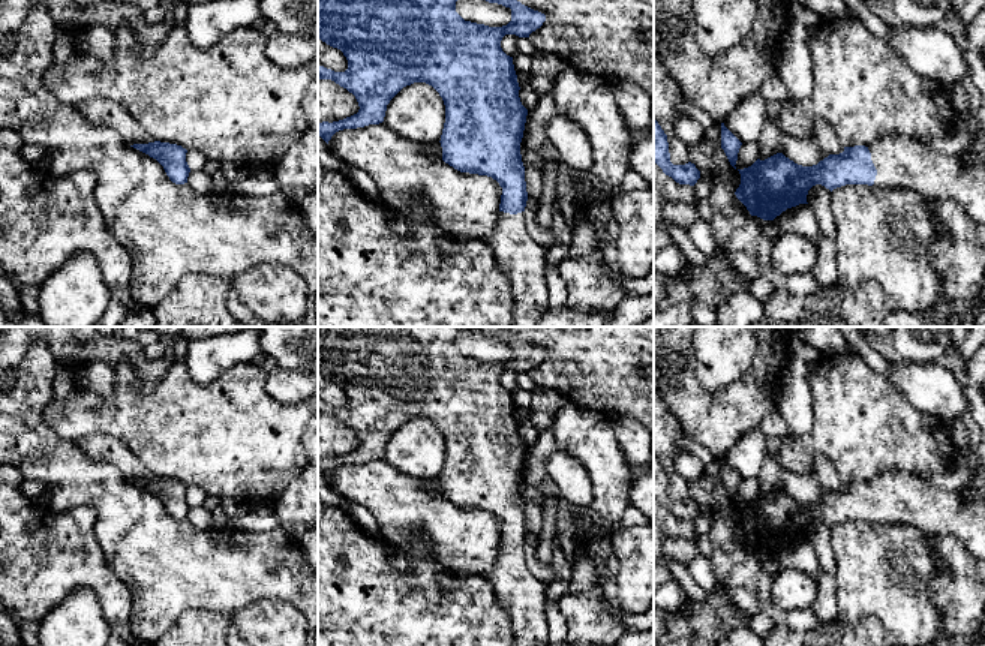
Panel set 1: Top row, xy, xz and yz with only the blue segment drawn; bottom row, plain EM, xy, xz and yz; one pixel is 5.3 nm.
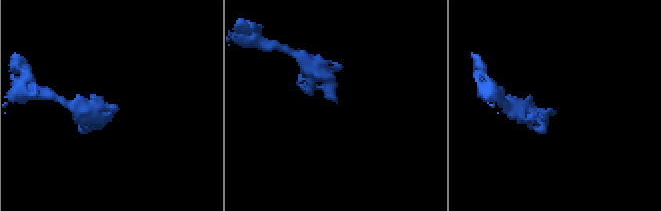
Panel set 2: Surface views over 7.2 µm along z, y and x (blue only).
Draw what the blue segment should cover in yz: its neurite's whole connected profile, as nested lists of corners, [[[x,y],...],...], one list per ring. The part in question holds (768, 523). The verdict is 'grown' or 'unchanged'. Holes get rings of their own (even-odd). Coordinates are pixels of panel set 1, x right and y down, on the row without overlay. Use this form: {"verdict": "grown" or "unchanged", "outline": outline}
{"verdict": "grown", "outline": [[[888,471],[870,483],[844,483],[840,490],[829,490],[817,501],[802,502],[777,489],[765,496],[757,495],[751,502],[738,505],[741,520],[736,534],[751,552],[774,556],[787,544],[808,540],[808,526],[822,520],[831,528],[846,520],[868,520],[900,523],[919,529],[925,537],[949,535],[960,540],[979,561],[985,561],[985,499],[972,499],[961,492],[949,492],[906,471]]]}

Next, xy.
{"verdict": "grown", "outline": [[[91,435],[75,442],[94,460],[114,465],[126,480],[156,495],[172,519],[187,519],[190,504],[186,498],[186,484],[153,475],[121,441],[112,436]]]}

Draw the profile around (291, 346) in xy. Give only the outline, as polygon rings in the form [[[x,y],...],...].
[[[259,327],[262,355],[276,360],[279,367],[307,370],[318,376],[318,327]]]

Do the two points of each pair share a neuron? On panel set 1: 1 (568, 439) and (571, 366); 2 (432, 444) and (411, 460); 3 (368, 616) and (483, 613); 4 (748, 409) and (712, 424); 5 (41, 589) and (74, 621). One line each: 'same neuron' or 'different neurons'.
1: different neurons
2: same neuron
3: same neuron
4: same neuron
5: different neurons

